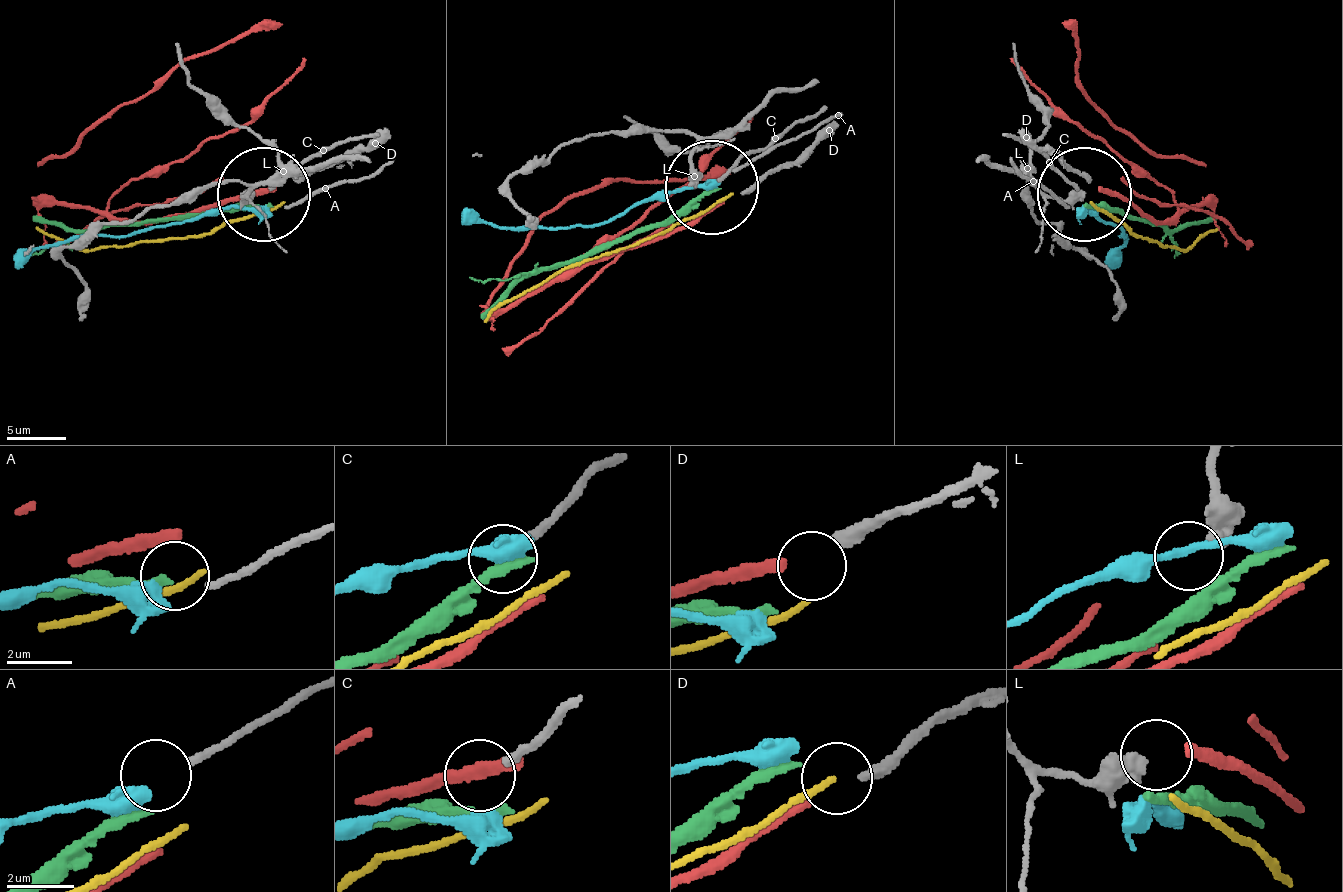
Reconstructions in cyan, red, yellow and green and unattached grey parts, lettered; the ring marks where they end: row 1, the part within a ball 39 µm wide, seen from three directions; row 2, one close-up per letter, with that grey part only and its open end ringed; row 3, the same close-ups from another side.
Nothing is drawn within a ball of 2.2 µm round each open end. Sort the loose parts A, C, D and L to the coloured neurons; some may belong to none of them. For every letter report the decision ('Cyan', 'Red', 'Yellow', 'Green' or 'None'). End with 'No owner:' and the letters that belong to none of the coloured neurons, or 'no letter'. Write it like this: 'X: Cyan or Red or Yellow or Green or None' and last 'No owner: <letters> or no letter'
A: Cyan
C: None
D: Red
L: None
No owner: C, L

